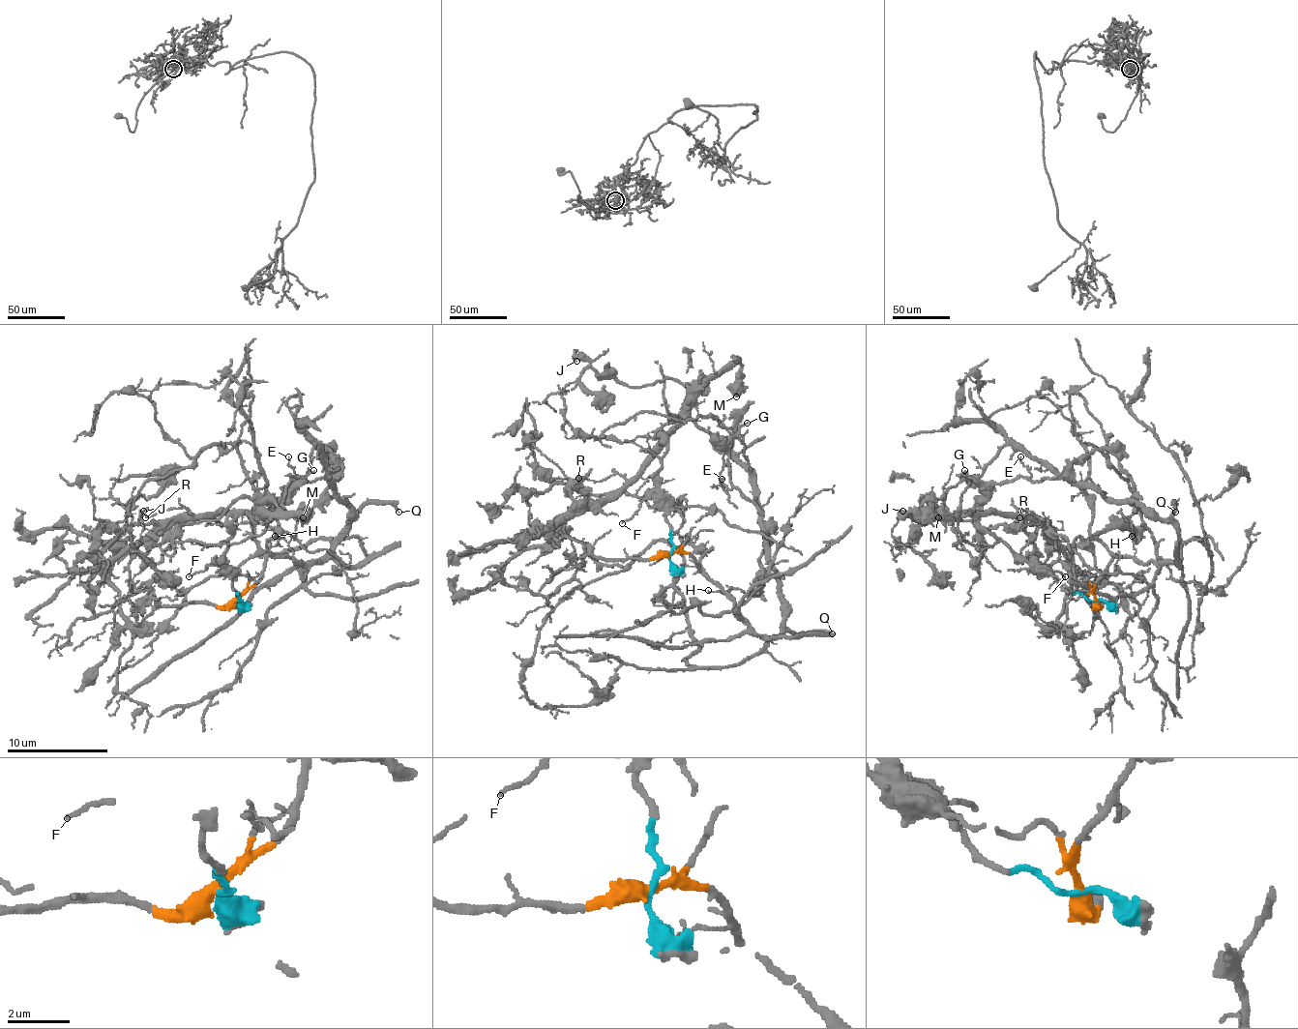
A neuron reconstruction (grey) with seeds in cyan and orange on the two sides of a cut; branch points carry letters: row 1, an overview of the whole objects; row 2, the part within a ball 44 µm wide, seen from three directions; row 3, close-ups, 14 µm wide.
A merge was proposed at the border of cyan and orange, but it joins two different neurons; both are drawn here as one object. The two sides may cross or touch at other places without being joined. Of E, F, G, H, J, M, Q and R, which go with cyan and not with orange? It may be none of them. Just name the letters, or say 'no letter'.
E, F, G, J, M, R

